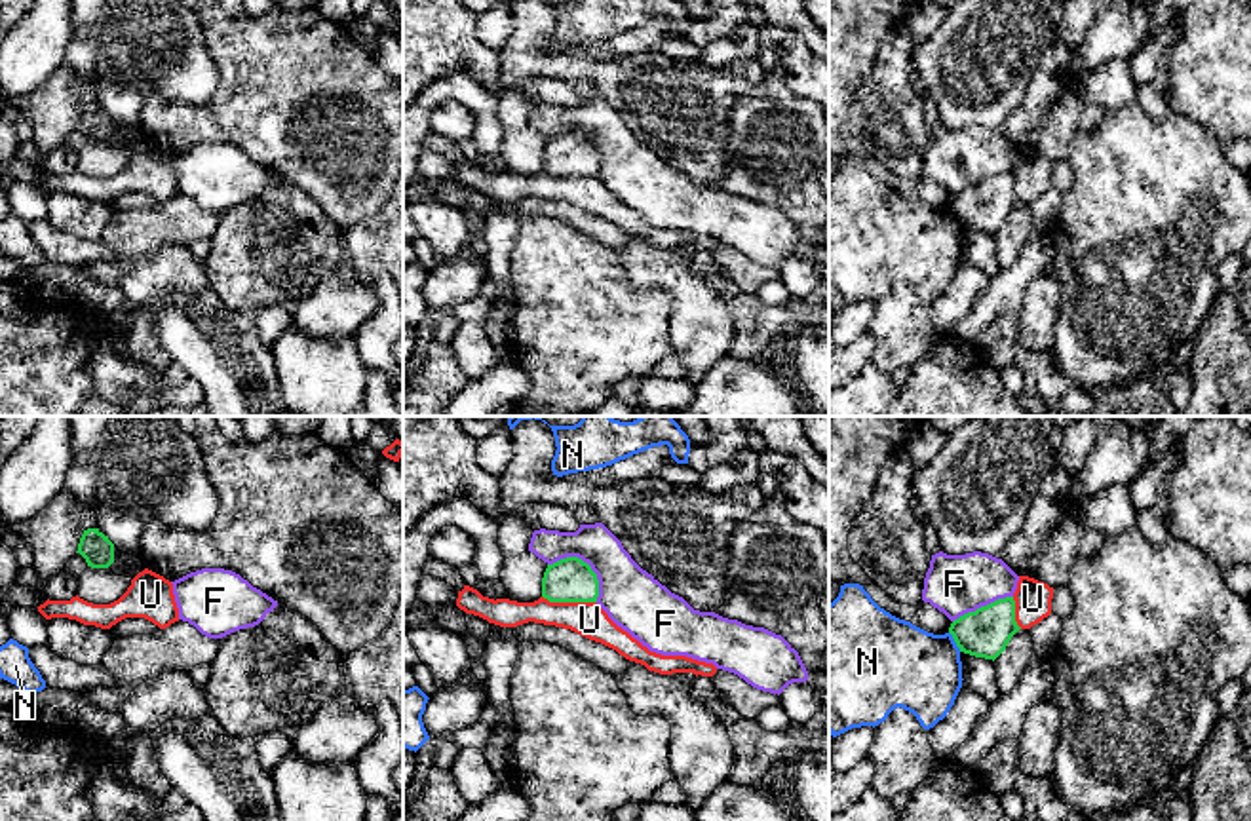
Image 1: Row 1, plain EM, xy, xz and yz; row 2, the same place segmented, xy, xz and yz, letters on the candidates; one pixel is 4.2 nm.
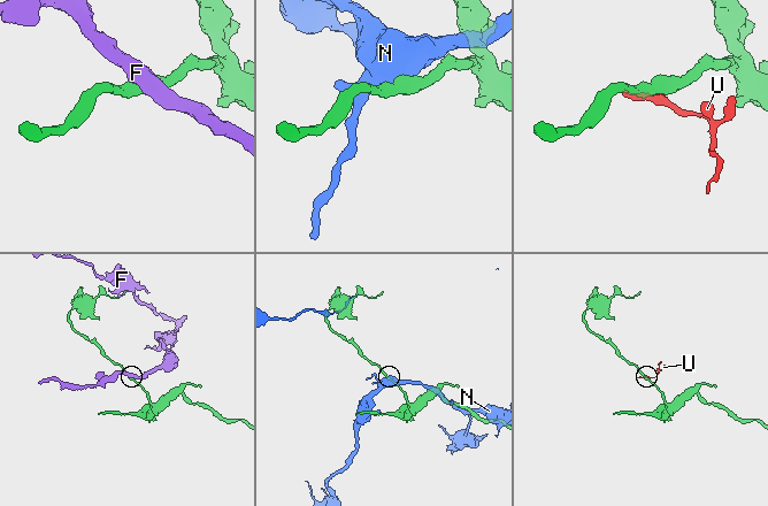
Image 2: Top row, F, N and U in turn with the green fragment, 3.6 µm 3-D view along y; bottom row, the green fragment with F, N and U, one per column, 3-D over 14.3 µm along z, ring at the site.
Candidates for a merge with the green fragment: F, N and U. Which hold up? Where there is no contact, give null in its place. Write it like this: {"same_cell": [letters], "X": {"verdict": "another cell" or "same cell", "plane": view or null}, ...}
{"same_cell": [], "F": {"verdict": "another cell", "plane": "xz"}, "N": {"verdict": "another cell", "plane": "yz"}, "U": {"verdict": "another cell", "plane": "xz"}}

